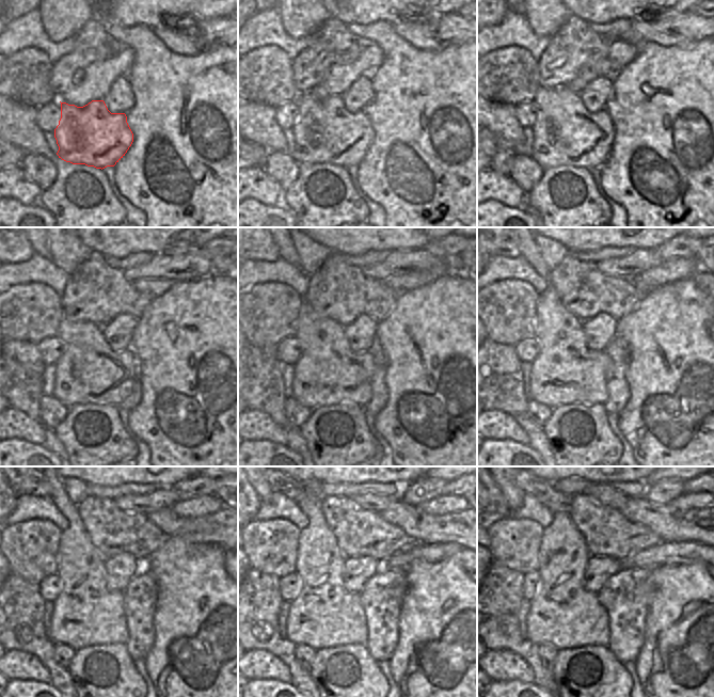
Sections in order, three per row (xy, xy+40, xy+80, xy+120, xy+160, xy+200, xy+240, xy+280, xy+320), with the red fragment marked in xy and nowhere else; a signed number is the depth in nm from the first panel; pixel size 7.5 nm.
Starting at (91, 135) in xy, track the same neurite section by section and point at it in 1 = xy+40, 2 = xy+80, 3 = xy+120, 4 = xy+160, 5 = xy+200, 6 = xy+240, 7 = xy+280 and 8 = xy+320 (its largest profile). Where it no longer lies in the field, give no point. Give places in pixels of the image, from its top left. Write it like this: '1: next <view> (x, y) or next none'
1: next xy+40 (326, 132)
2: next xy+80 (566, 133)
3: next xy+120 (89, 373)
4: next xy+160 (328, 373)
5: next xy+200 (566, 370)
6: next xy+240 (86, 613)
7: next xy+280 (324, 614)
8: next xy+320 (562, 614)

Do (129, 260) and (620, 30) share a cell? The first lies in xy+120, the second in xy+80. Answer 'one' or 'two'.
one

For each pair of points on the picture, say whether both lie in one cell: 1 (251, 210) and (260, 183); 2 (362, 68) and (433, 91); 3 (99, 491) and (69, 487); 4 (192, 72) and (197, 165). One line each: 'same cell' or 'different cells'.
1: different cells
2: different cells
3: different cells
4: same cell

